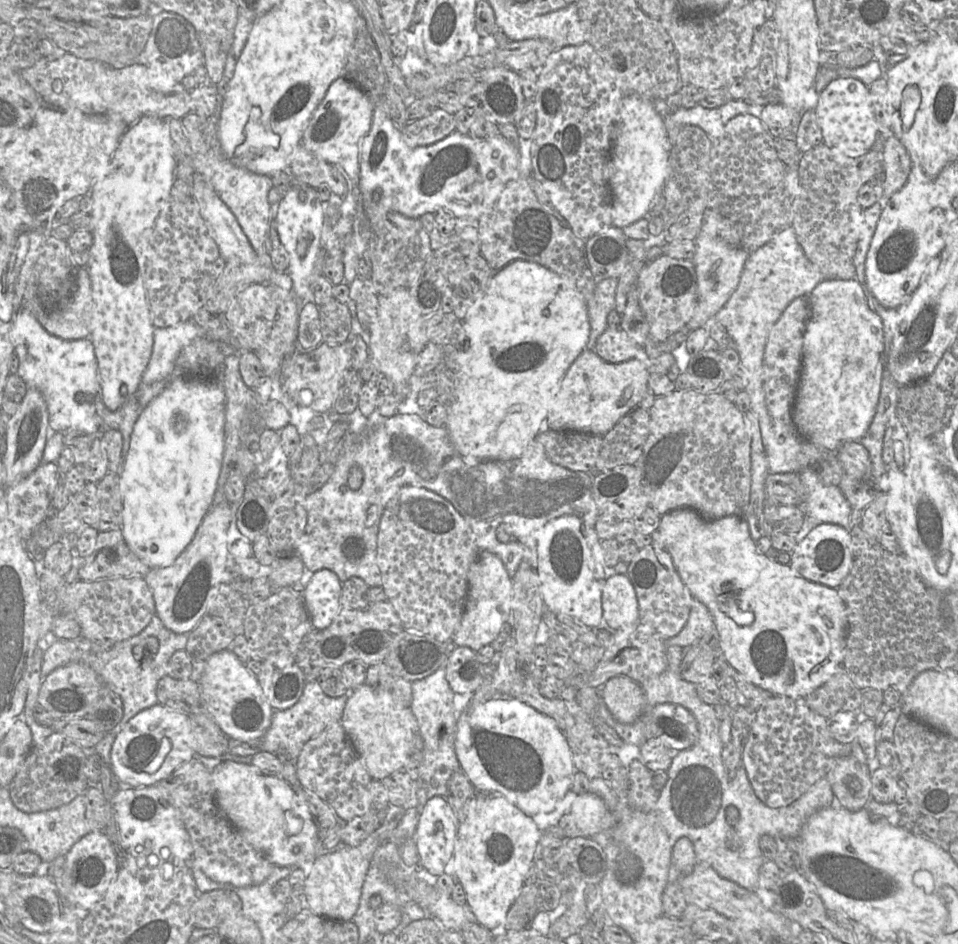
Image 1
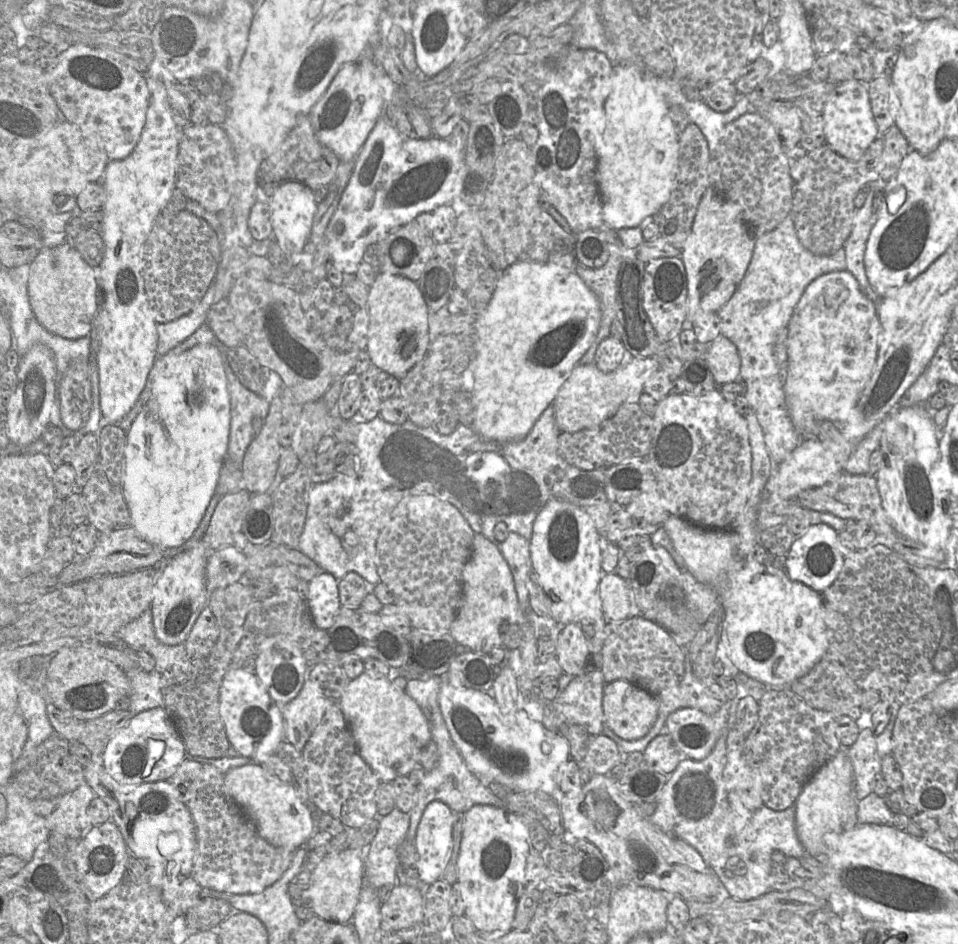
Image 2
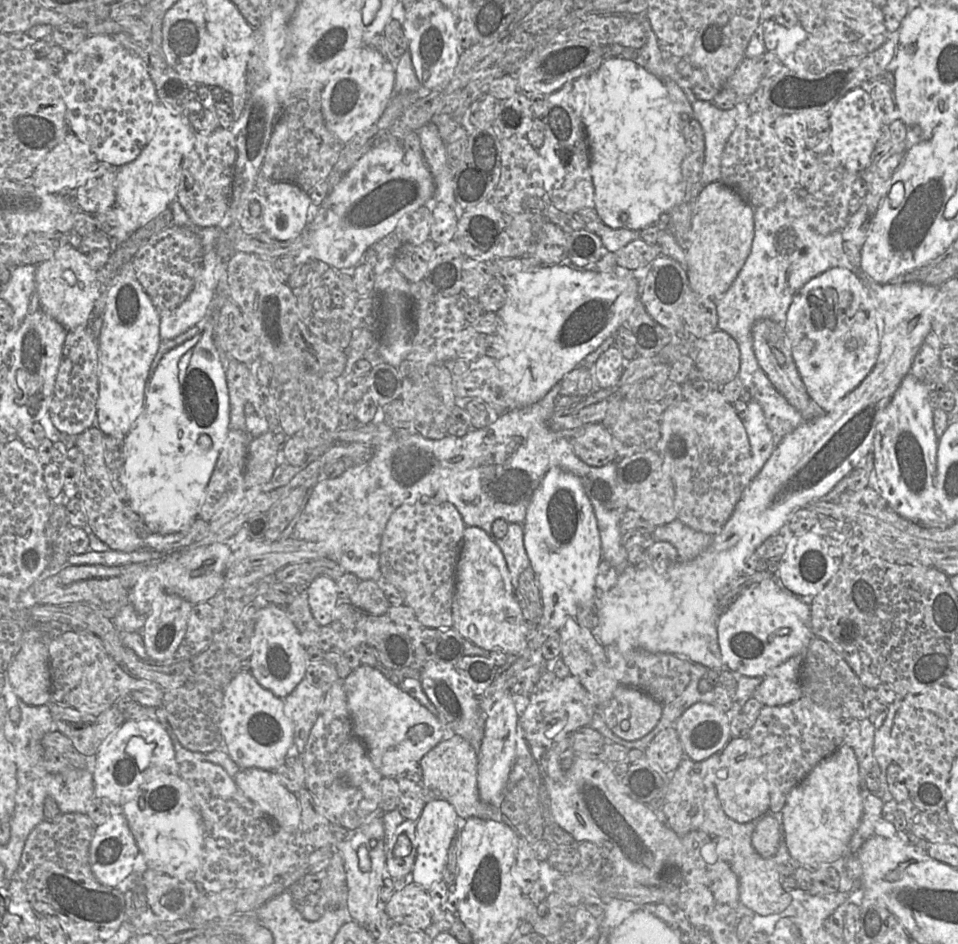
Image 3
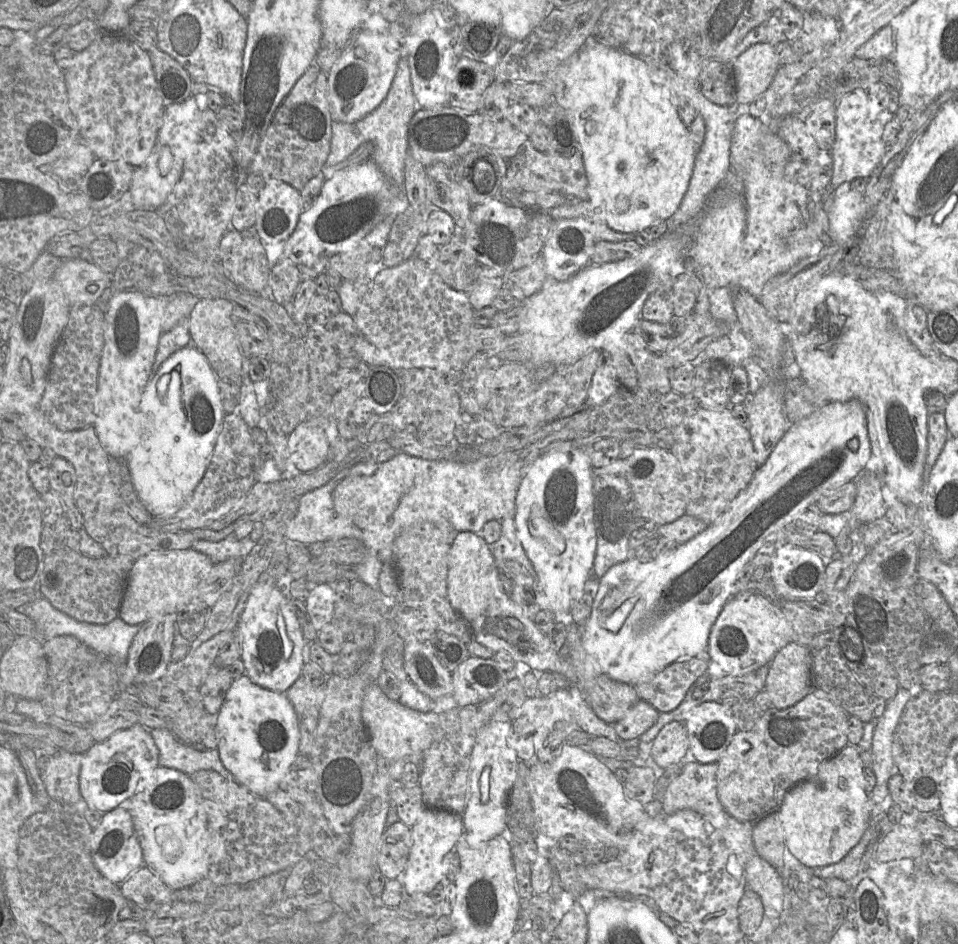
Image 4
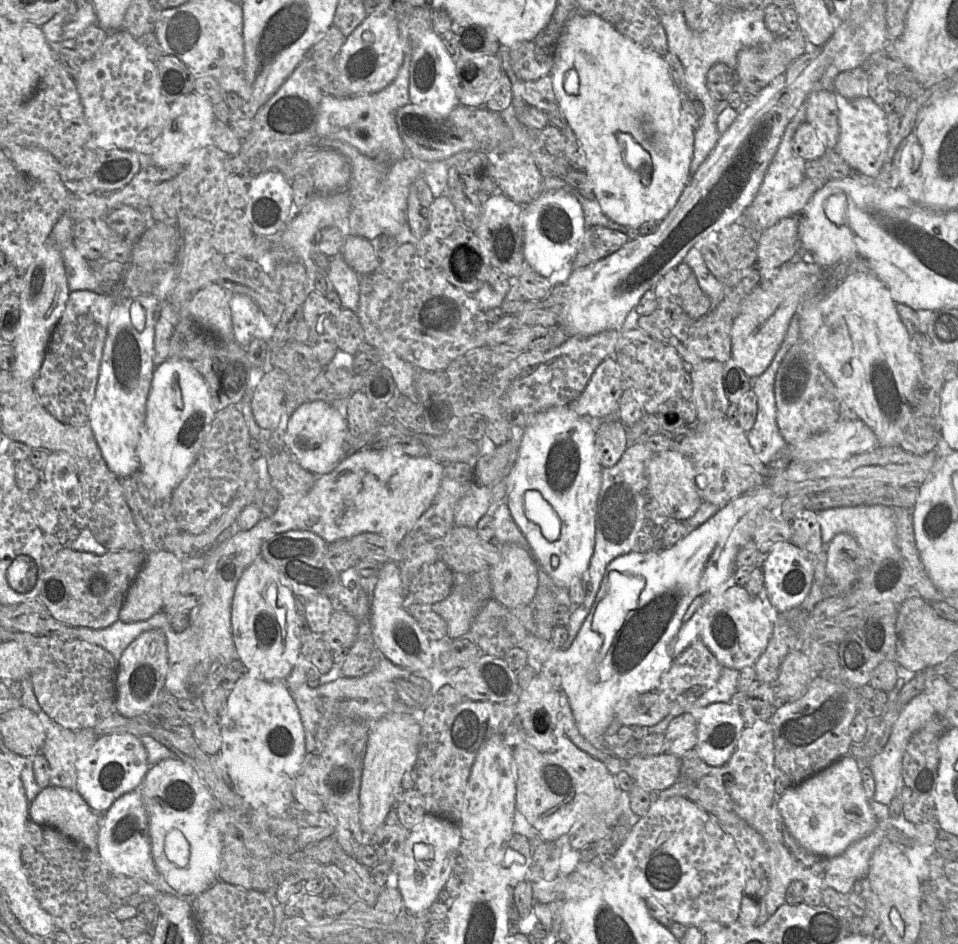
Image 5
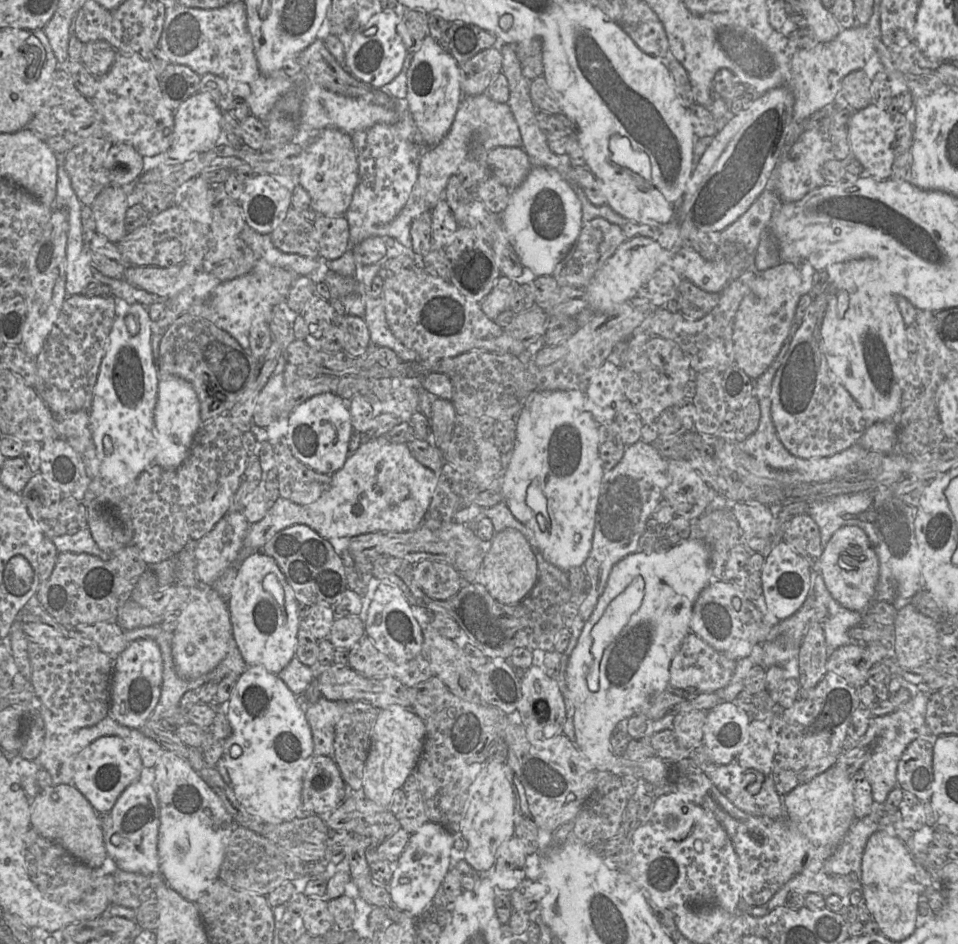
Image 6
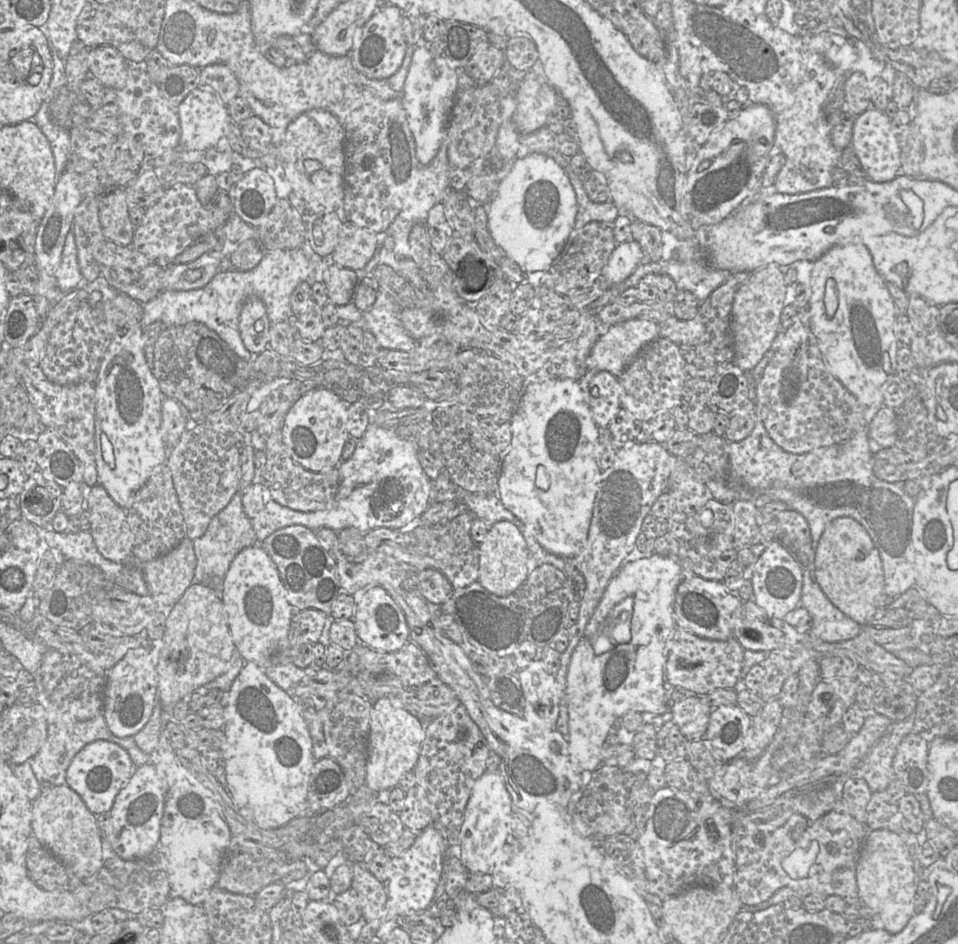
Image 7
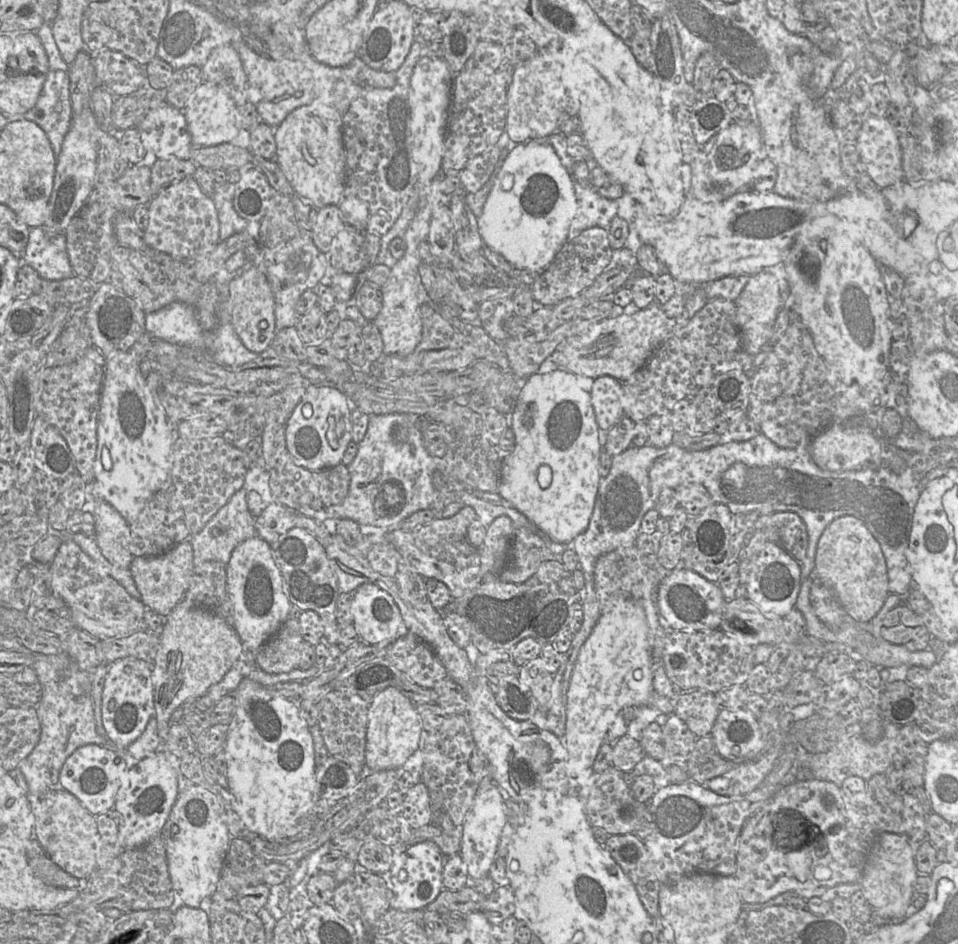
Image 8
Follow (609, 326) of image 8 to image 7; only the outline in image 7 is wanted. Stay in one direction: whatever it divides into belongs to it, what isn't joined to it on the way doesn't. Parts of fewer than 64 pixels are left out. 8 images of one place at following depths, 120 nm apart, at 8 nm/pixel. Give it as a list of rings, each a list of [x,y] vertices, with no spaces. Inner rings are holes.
[[[631,319],[614,324],[594,344],[587,359],[587,368],[595,372],[605,370],[619,377],[640,351],[658,337],[659,324],[653,320]]]

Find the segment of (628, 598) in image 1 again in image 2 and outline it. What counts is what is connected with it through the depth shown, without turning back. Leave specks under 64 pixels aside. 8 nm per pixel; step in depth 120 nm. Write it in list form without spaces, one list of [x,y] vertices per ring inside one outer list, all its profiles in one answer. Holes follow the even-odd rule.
[[[616,573],[602,575],[600,597],[608,622],[620,622],[631,616],[637,616],[630,584]]]

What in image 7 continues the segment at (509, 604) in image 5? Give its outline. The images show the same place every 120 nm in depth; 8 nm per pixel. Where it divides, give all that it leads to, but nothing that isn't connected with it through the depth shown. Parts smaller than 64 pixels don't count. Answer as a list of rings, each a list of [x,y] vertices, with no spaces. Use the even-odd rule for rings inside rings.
[[[502,520],[493,524],[478,545],[479,583],[490,593],[504,597],[513,593],[526,580],[531,570],[531,557],[523,533],[514,523]]]

